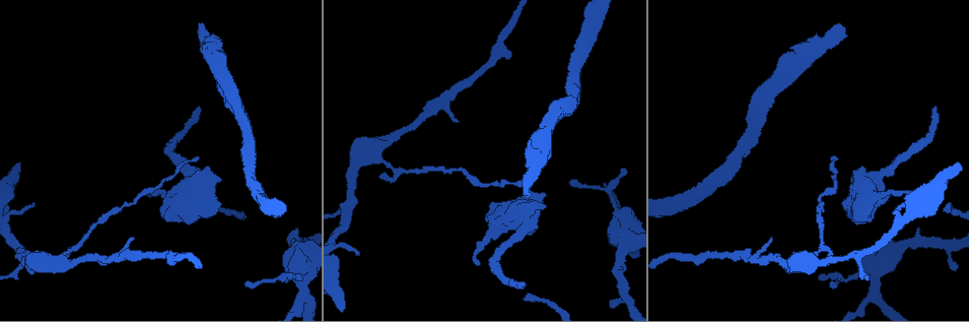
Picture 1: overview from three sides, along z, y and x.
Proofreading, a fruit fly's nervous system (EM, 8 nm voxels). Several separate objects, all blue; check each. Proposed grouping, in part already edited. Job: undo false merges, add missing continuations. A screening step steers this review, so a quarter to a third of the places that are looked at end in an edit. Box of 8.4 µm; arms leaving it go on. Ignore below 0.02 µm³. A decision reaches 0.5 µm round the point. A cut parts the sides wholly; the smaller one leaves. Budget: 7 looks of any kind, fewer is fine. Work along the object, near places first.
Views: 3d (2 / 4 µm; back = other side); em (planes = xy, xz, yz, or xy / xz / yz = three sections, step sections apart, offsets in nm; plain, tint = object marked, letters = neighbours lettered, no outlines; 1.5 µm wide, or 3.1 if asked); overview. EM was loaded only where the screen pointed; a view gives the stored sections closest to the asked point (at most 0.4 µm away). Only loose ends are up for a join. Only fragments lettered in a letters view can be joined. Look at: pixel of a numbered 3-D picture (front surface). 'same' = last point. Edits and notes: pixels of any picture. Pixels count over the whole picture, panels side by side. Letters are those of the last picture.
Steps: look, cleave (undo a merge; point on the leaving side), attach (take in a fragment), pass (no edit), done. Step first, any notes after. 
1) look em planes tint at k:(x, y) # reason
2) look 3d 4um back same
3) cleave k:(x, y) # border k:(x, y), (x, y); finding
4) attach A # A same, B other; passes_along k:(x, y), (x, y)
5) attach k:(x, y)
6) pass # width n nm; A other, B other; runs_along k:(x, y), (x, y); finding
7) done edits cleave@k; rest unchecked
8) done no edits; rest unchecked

look 3d 4um at 1:(820, 278) # free end

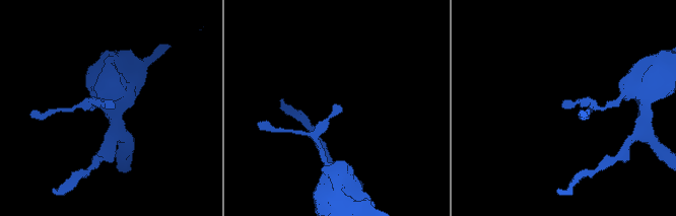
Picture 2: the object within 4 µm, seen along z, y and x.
look em planes letters at 2:(335, 103) # shape alone is not enough

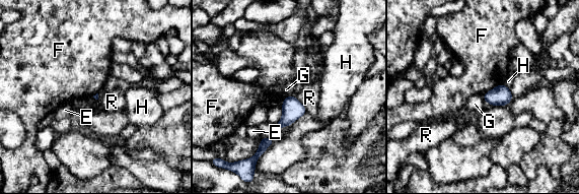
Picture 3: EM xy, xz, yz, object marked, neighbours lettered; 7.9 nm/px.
pass # E other, F other, G other, H other, R other; border 3:(291, 94), (285, 96); no lettered fragment goes on from it

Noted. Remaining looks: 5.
look em planes letters at 1:(200, 107)

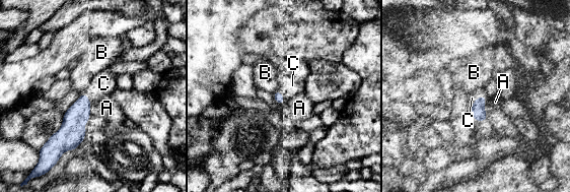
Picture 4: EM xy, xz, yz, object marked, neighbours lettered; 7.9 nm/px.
attach C # A other, B other, C same; the cell continues

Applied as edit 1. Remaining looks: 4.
look 3d 2um at 1:(133, 237)

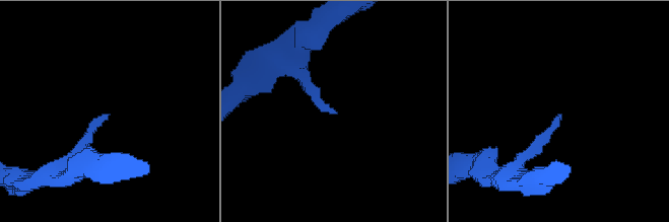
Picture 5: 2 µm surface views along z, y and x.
look em planes letters at 5:(560, 116)

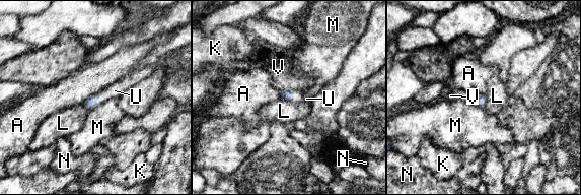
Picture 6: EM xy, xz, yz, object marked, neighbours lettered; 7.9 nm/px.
attach U # longest_contact A 130 nm; A other, K other, L other, M other, N other, U same, V other; passes_along 6:(92, 101), (98, 100), (115, 90); it goes on there

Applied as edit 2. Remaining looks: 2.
done edits attach@4, attach@6; rest unchecked

